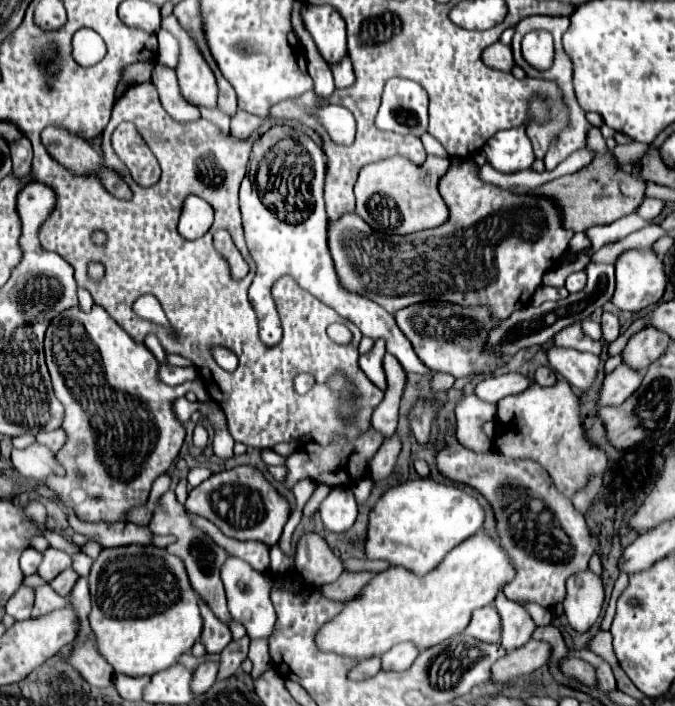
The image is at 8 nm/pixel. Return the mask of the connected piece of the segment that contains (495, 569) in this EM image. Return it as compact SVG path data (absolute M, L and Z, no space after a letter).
M478 532L458 544L426 576L414 576L398 566L376 574L356 598L346 602L340 614L316 632L316 648L356 660L380 656L396 642L414 642L418 650L432 648L460 634L468 626L472 610L492 604L496 592L512 578L514 568L508 556L498 548L498 540Z

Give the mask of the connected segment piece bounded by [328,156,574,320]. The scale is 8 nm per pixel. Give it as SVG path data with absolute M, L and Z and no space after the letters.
M452 156L446 176L438 182L438 190L450 216L442 226L422 232L404 236L388 232L378 234L378 230L372 230L354 212L346 212L338 220L328 220L328 248L342 288L370 298L388 312L426 300L442 300L460 306L488 306L492 318L504 320L532 300L546 270L566 254L574 232L562 228L560 212L550 200L482 182L472 158Z

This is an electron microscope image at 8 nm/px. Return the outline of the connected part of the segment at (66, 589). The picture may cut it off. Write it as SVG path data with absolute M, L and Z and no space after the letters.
M68 568L68 570L64 570L62 574L58 574L58 576L50 582L50 586L52 586L54 592L58 592L60 596L68 598L68 594L72 592L76 580L78 580L78 574L76 574L72 568Z

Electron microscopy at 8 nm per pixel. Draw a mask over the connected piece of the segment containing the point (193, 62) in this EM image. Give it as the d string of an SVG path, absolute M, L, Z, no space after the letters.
M174 16L162 18L162 28L168 30L180 44L176 76L182 98L194 106L214 108L218 88L214 84L214 74L210 66L206 64L206 60L202 60L202 54L198 52L198 48L194 48L190 36L182 32L182 26L178 24L178 20L174 20Z

